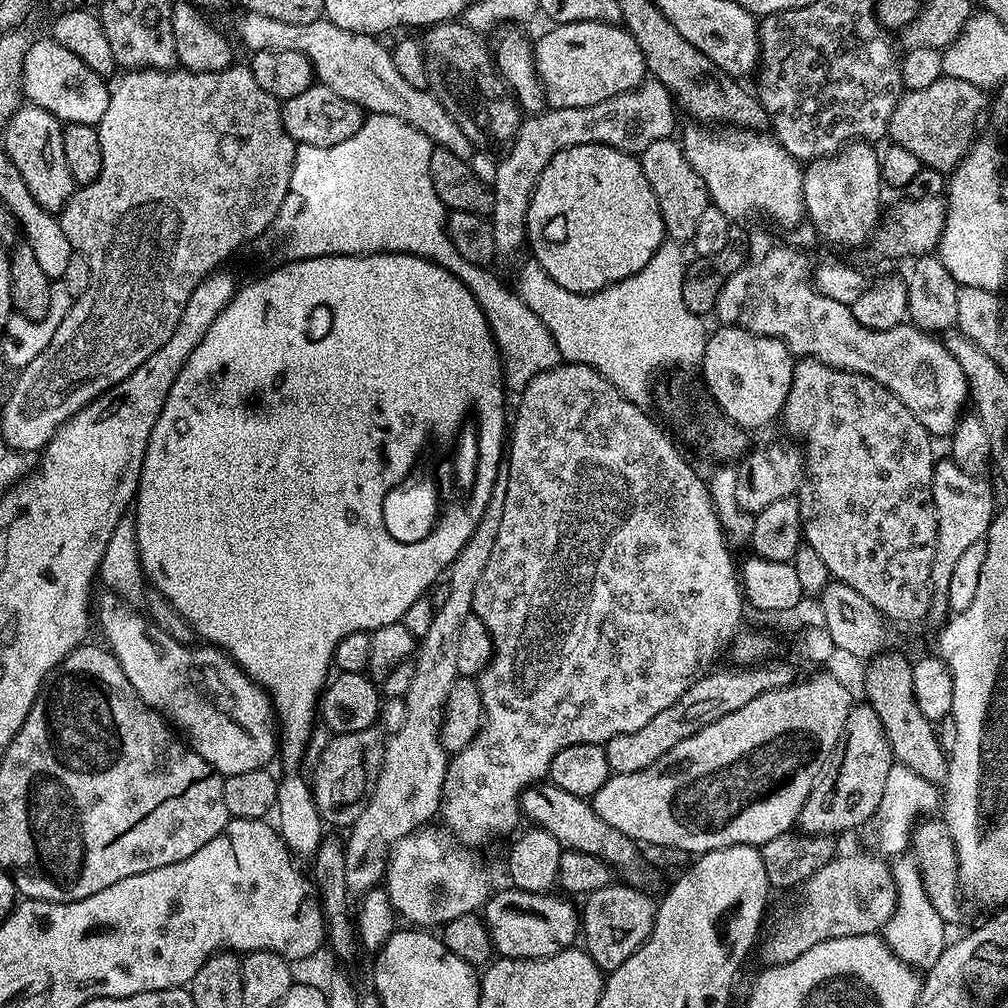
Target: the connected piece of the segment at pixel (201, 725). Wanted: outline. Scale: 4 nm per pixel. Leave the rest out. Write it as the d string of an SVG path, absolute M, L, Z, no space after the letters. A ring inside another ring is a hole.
M104 594L101 600L99 597L98 608L99 604L100 628L104 631L105 640L103 640L103 643L106 645L108 651L114 654L114 658L118 658L118 662L122 666L122 674L126 674L126 678L130 678L130 686L134 686L134 690L138 690L138 698L142 698L142 702L146 702L155 712L159 712L173 729L179 730L188 747L193 748L206 762L210 762L210 766L215 772L219 772L223 777L233 776L234 774L246 774L246 770L268 768L269 765L271 765L271 760L273 759L275 761L277 759L278 721L276 718L276 710L272 707L272 697L269 696L264 689L259 688L229 656L225 656L220 649L211 646L200 646L204 648L196 648L197 646L193 646L192 644L174 642L174 638L170 638L170 634L166 634L157 624L153 624L143 611L125 604L119 596Z

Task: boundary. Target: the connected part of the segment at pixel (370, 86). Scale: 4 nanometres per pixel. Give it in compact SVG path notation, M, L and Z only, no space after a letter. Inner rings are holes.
M245 13L238 26L238 34L250 52L262 50L294 50L311 62L315 79L334 94L354 102L371 115L392 116L414 126L438 148L458 154L458 158L471 161L474 149L470 138L462 134L458 122L454 122L431 91L410 85L395 69L391 51L377 37L361 32L342 30L327 18L308 23L279 22L262 14Z

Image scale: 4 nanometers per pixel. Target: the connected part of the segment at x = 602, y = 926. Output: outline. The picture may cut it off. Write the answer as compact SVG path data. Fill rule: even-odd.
M613 882L605 888L589 892L583 901L582 944L601 972L607 974L618 970L618 966L622 966L630 954L634 954L647 942L656 921L658 904L646 893L627 882Z

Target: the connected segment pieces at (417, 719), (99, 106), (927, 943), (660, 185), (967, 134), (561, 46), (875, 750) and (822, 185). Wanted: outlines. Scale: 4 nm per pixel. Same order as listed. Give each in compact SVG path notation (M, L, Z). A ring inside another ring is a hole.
M502 474L494 482L494 490L490 494L490 502L486 502L486 510L482 510L482 518L474 526L474 534L462 546L462 550L446 573L446 581L450 586L451 595L436 608L434 622L430 622L430 630L425 636L419 637L418 647L414 653L414 678L410 681L410 690L403 696L406 708L406 718L397 732L387 737L384 746L384 761L378 774L378 782L373 784L368 794L368 801L352 823L346 836L344 853L346 854L346 886L349 893L363 894L377 887L384 879L384 871L388 869L388 858L392 848L402 838L417 831L429 823L431 816L435 817L440 811L440 790L444 781L450 753L444 749L440 741L440 726L444 723L444 707L448 705L448 694L456 681L456 631L458 626L470 615L474 590L478 586L478 578L482 578L482 570L486 562L490 562L490 550L494 550L494 538L498 538L498 526L502 522L502 506L506 502L507 475Z
M51 38L33 39L24 63L24 100L29 105L54 114L61 122L95 126L106 114L109 91L109 81L90 70L78 54L70 54L66 46L58 46Z
M912 854L897 855L890 864L892 870L892 886L894 889L894 907L892 917L885 922L882 939L888 949L904 964L914 970L926 970L938 962L938 954L942 954L946 937L946 922L934 910L930 898L923 888L923 880L919 866Z
M669 138L650 142L650 146L646 146L646 150L638 153L638 159L642 166L642 174L646 174L646 182L650 182L650 190L654 190L654 198L658 202L658 210L662 214L667 239L672 242L691 241L692 235L697 229L698 218L710 205L710 201L702 178L698 178L694 166L690 166L690 162L686 162L686 154L681 141Z
M943 75L938 82L926 86L926 90L905 91L901 95L894 112L890 114L887 139L910 150L910 154L914 154L923 167L948 174L960 165L977 139L976 123L983 112L985 115L985 89L962 82L962 78Z
M570 22L549 29L541 34L540 41L535 41L532 50L548 108L595 106L644 83L646 69L642 50L620 24Z
M857 703L850 710L850 714L846 714L846 722L842 726L842 734L838 738L836 749L832 751L832 759L820 773L820 779L816 781L802 806L798 821L799 831L810 836L832 836L837 834L836 832L860 828L868 819L871 821L880 808L886 778L893 763L892 747L888 744L878 714L867 703Z
M853 142L841 148L833 156L823 156L811 161L803 169L804 181L802 194L804 195L804 211L807 223L816 230L816 235L821 241L833 244L836 248L856 248L860 243L867 241L878 226L881 219L880 212L880 167L876 157L877 149L868 142Z

